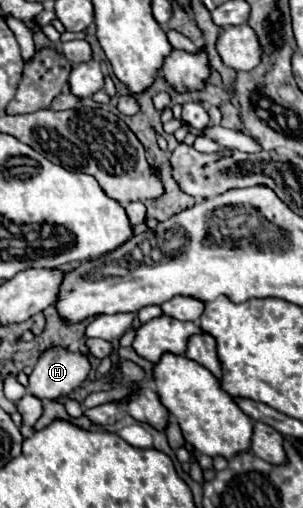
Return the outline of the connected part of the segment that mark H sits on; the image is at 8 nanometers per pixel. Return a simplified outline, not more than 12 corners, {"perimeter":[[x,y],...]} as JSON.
{"perimeter":[[63,346],[41,352],[29,392],[63,398],[91,370],[89,356]]}

